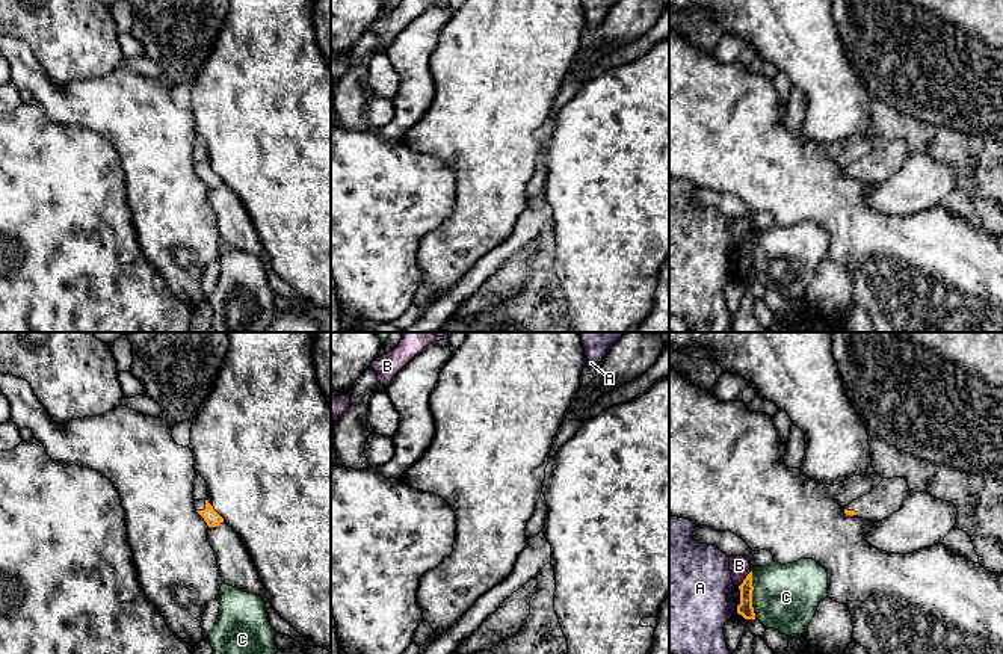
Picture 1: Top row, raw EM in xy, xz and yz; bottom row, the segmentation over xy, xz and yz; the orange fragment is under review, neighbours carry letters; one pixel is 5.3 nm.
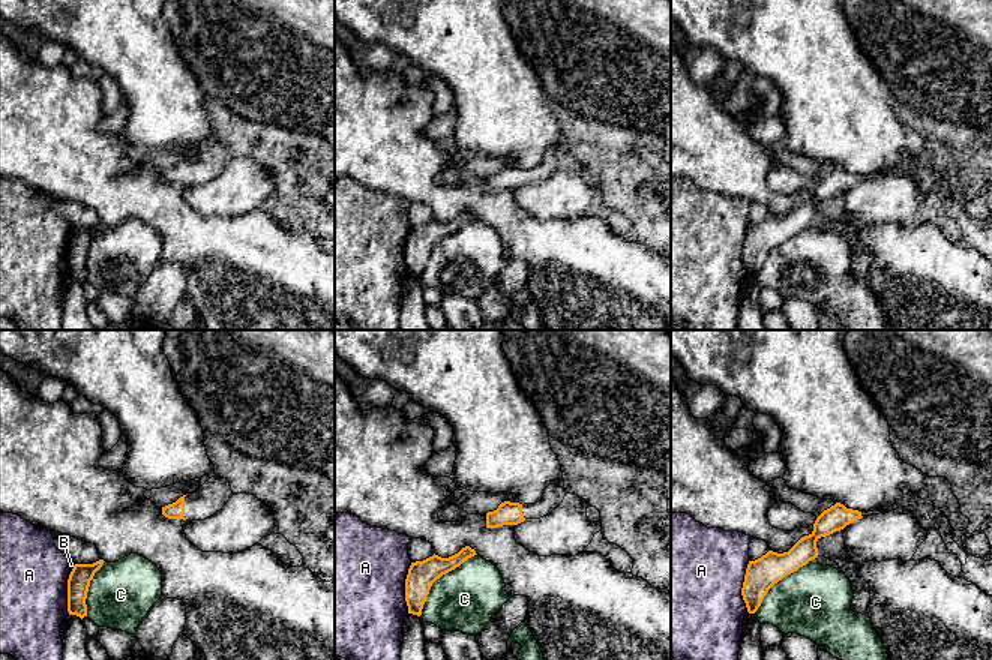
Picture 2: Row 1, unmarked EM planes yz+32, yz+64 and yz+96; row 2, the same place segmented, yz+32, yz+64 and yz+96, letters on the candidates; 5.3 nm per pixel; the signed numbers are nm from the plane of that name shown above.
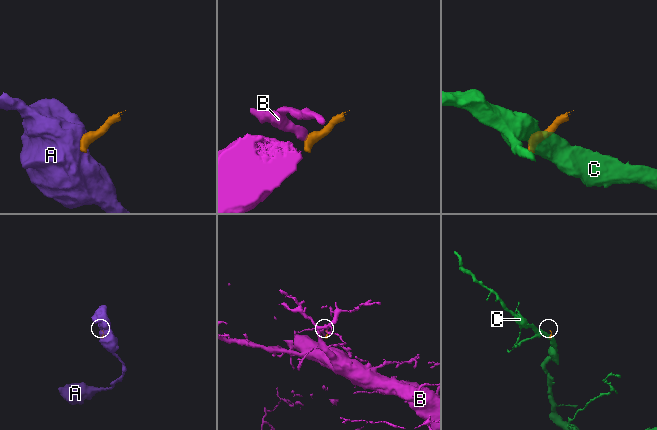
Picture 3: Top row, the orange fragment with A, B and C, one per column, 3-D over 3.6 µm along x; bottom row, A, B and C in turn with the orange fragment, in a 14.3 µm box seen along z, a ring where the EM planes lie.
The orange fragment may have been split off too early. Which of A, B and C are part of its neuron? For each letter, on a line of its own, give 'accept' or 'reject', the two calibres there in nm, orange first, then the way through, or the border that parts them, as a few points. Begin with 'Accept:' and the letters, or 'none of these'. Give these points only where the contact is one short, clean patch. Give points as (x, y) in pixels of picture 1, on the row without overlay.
Accept: none of these
A: reject; calibres 80 and 440 nm; border yz (736, 269), (737, 274)
B: reject; calibres 80 and 110 nm; border yz (751, 233), (737, 248)
C: reject; calibres 80 and 360 nm; border yz (751, 231), (753, 274), (756, 278)

